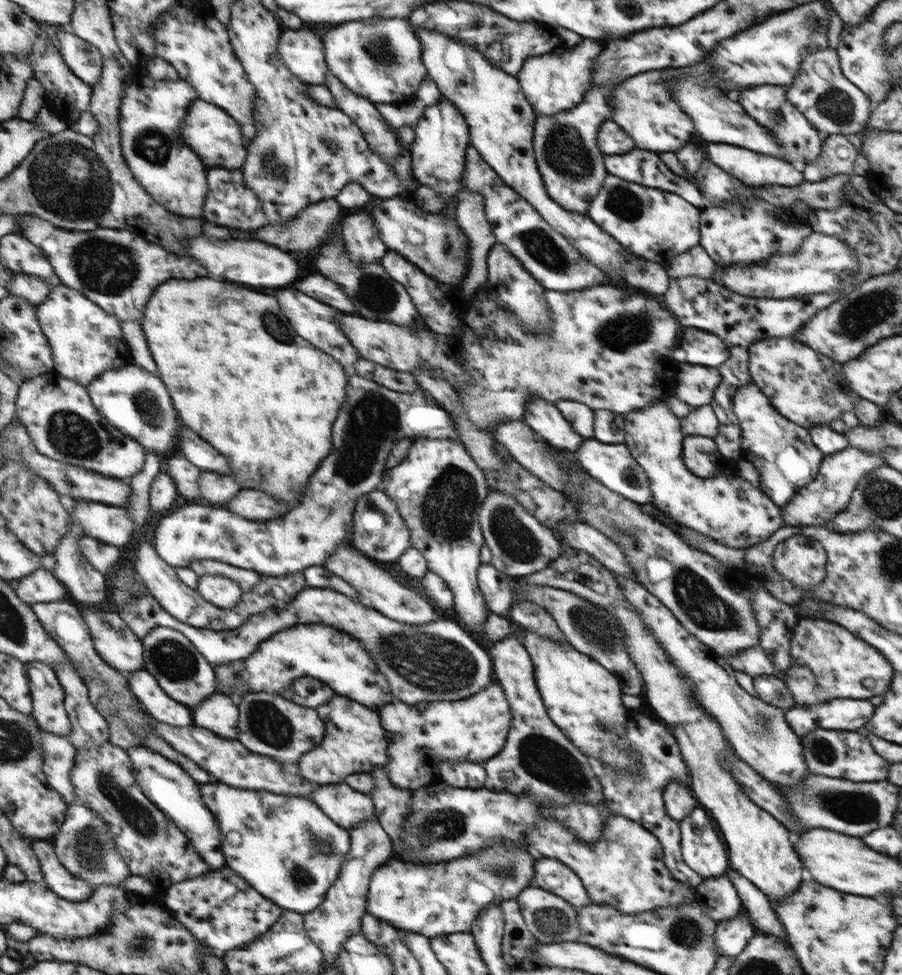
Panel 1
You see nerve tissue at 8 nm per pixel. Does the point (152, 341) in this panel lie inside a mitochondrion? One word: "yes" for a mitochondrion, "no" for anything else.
no

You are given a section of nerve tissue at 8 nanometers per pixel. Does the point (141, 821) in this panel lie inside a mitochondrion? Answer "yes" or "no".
yes

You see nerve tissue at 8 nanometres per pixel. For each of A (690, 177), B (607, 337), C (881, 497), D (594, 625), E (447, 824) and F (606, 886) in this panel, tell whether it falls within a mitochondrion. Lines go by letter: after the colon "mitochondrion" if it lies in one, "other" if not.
A: other
B: mitochondrion
C: mitochondrion
D: mitochondrion
E: mitochondrion
F: other

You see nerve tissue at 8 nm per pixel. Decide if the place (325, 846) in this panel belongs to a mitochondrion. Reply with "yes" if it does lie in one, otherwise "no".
yes

